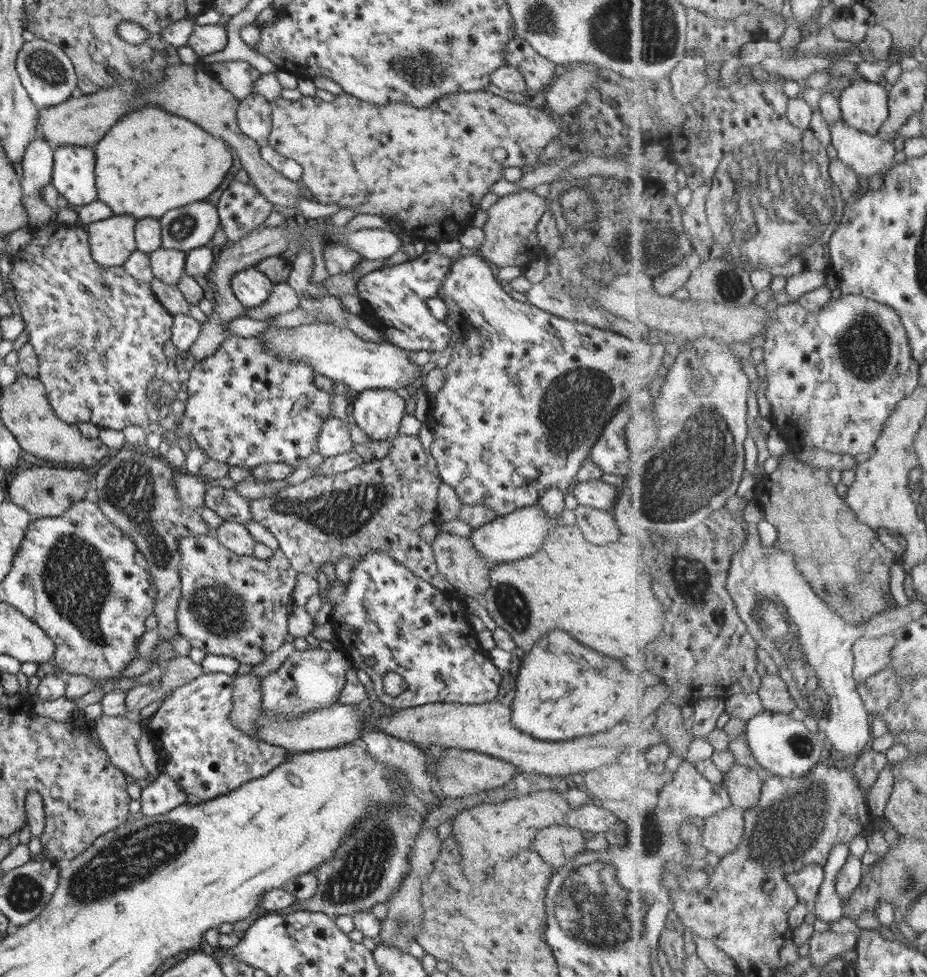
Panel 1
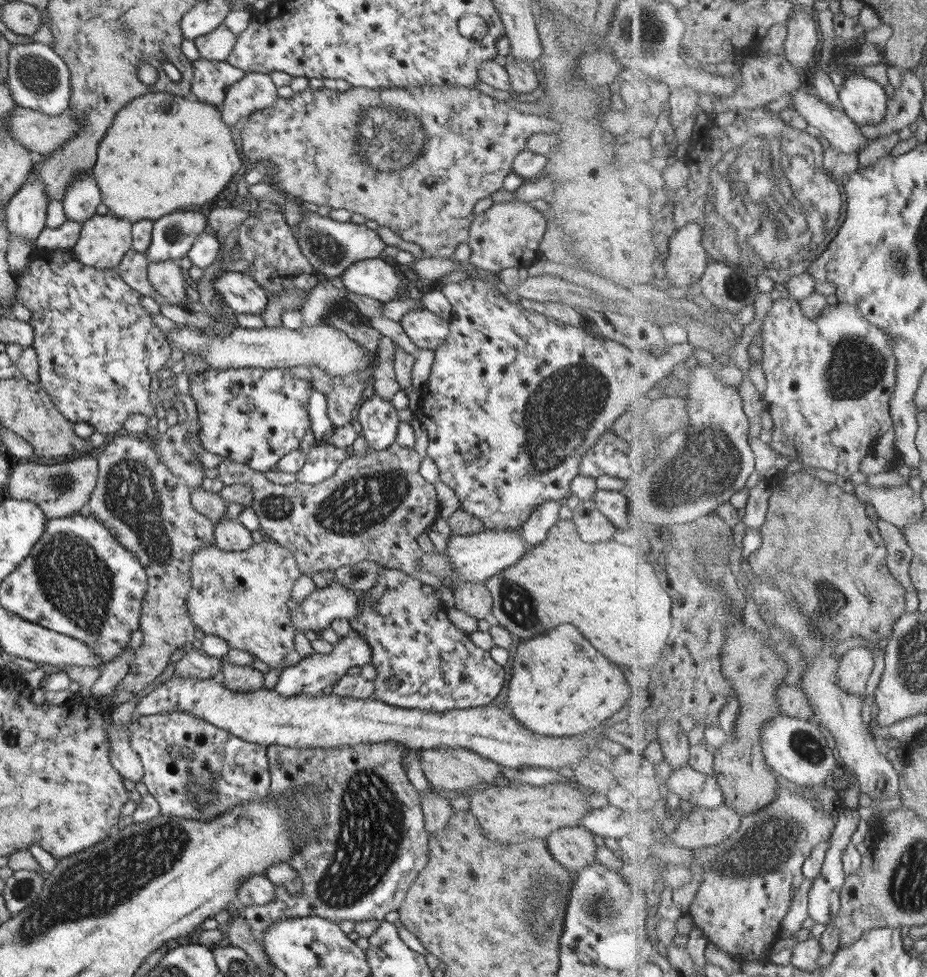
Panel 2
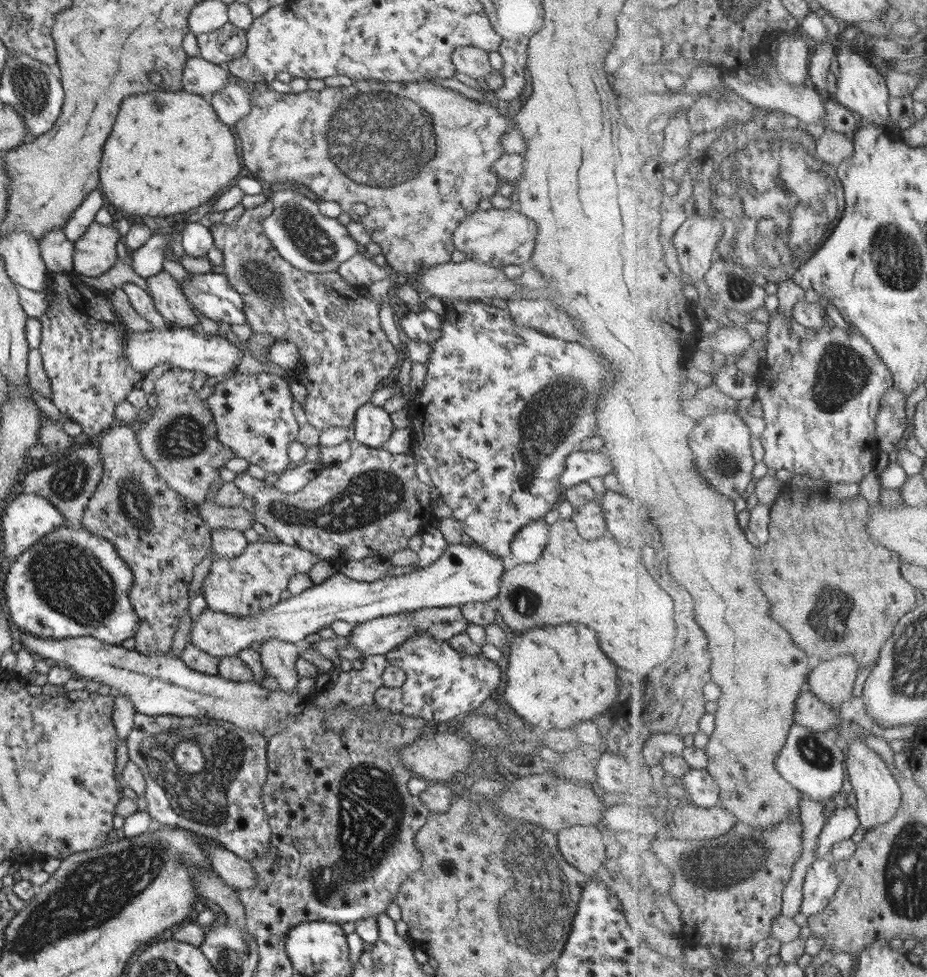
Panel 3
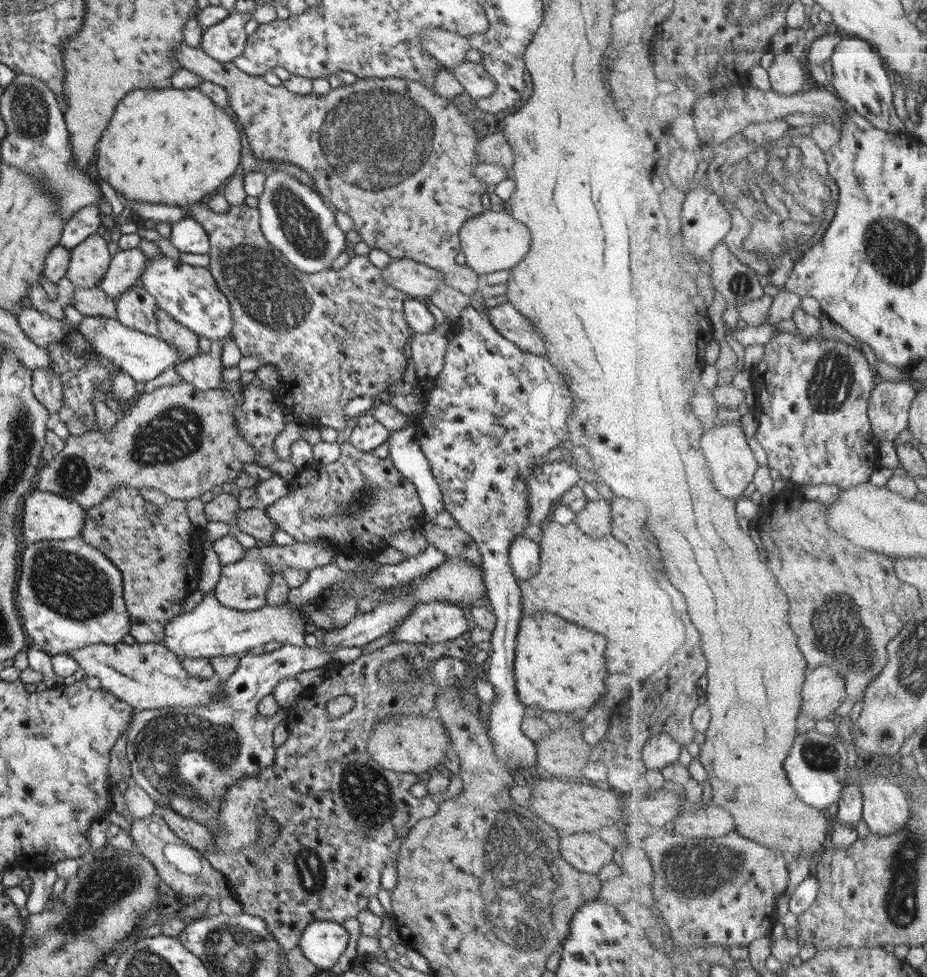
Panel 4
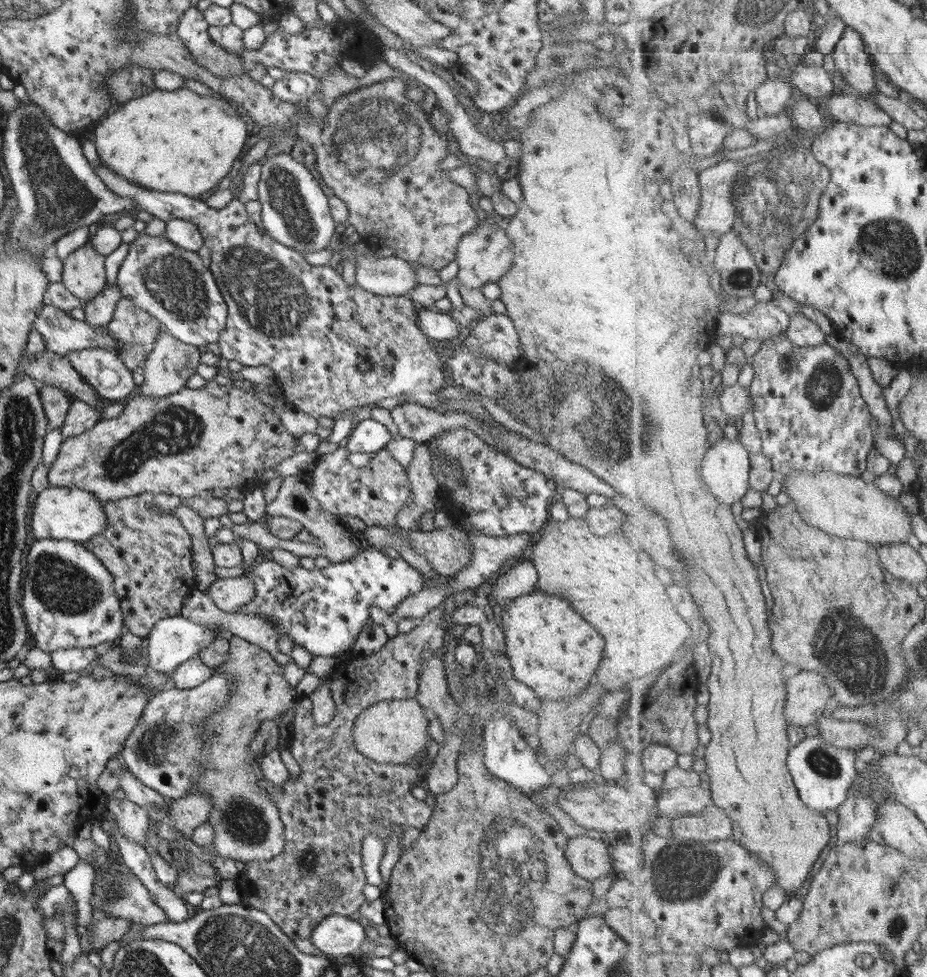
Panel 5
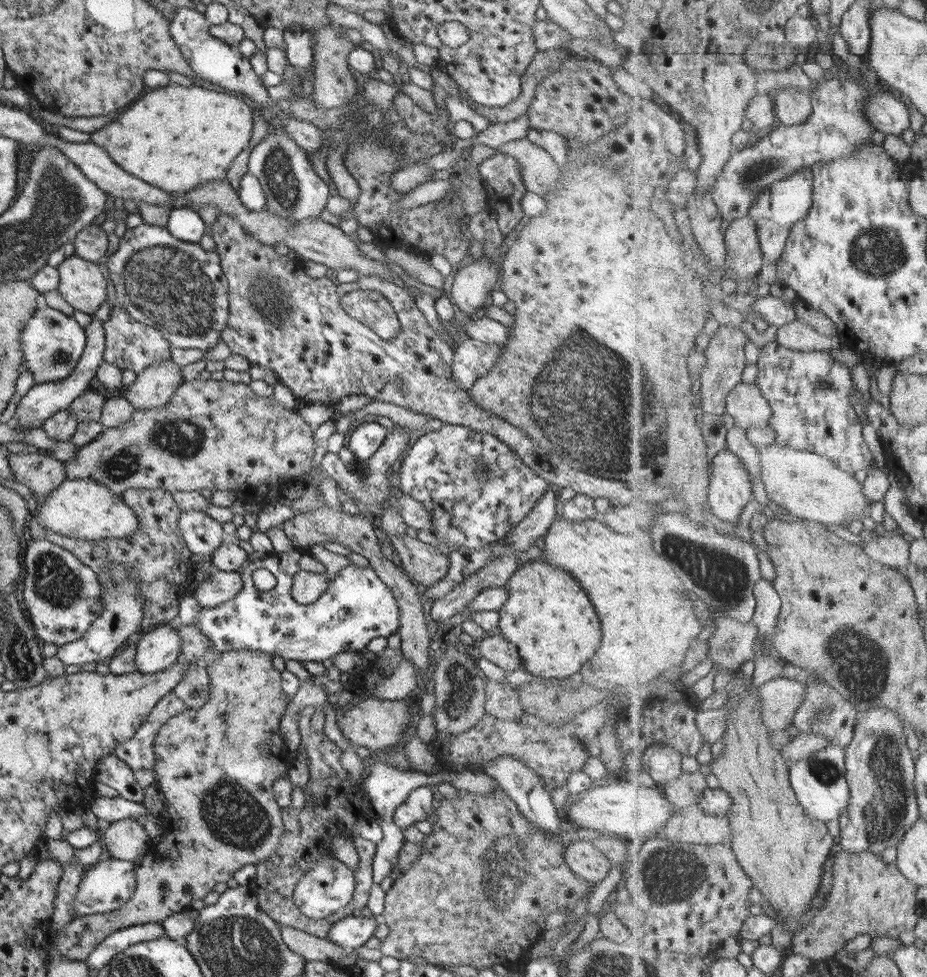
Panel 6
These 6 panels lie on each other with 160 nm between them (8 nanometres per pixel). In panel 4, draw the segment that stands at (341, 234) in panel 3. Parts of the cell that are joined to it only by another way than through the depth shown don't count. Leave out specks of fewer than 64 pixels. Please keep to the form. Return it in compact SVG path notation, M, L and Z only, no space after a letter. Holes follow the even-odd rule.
M273 168L265 175L264 187L257 200L261 234L297 270L313 274L329 269L341 251L349 248L344 233L335 225L334 214L325 207L325 200L285 171Z

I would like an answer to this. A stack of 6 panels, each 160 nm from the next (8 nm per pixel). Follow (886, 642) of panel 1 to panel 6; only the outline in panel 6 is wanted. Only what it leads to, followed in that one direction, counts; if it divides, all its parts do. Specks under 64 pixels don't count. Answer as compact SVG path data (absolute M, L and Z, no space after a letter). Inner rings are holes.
M782 676L762 684L758 689L766 725L773 730L784 730L794 724L796 710L808 696L807 686Z

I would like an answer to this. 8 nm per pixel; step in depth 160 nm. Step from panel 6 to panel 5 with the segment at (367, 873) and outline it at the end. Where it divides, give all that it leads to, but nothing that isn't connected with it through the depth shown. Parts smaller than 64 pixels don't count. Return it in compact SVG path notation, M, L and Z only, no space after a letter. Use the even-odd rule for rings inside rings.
M439 600L434 602L433 608L429 610L423 618L420 618L415 623L413 629L408 633L398 633L394 638L388 639L385 645L383 645L377 652L374 652L372 655L364 655L361 652L354 652L353 650L350 653L343 657L343 660L339 660L339 657L335 656L335 666L333 666L333 671L328 679L331 680L329 685L329 694L331 695L331 700L333 703L337 704L336 713L333 715L333 718L326 725L316 725L312 717L312 704L308 697L299 700L299 702L293 702L292 704L292 719L290 722L291 728L291 740L289 744L288 751L291 753L291 756L297 762L300 772L297 778L289 778L281 785L280 789L276 789L265 777L261 776L261 780L258 782L258 786L264 789L266 795L272 800L274 805L278 808L278 815L281 823L284 825L284 847L282 848L281 856L272 862L249 862L244 863L244 871L241 873L241 878L247 880L247 888L253 890L253 892L261 892L259 896L255 896L257 900L265 900L265 906L260 908L269 918L279 927L279 930L288 936L288 938L293 942L295 938L308 938L310 932L313 930L314 926L317 926L318 922L321 922L322 918L328 917L329 915L339 915L339 916L349 916L355 910L358 910L359 905L364 903L365 897L361 893L363 885L366 883L365 874L361 869L361 838L365 834L376 834L381 838L382 842L385 844L390 838L392 833L391 827L399 826L398 831L403 831L408 828L415 828L421 830L426 823L429 821L430 816L432 815L432 808L428 807L423 801L417 800L412 796L410 790L417 786L417 783L422 780L422 776L416 773L412 768L406 765L393 765L393 764L379 764L374 760L369 760L365 758L362 754L357 752L357 749L354 747L354 740L352 739L352 728L354 727L354 720L357 718L357 715L365 710L370 704L375 704L380 700L405 700L413 699L417 694L417 675L421 671L422 662L430 656L435 656L435 652L438 648L445 645L444 639L446 638L447 632L445 632L443 627L443 608ZM324 882L332 882L336 884L336 888L340 890L338 897L334 899L320 899L320 892L322 892L322 884Z

